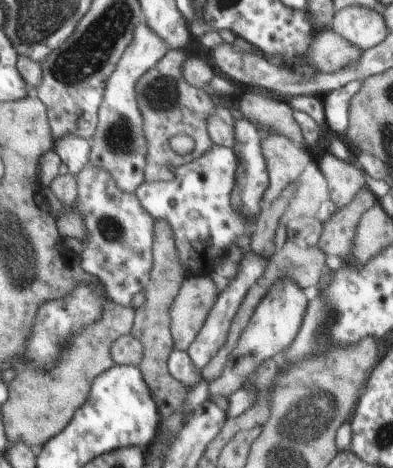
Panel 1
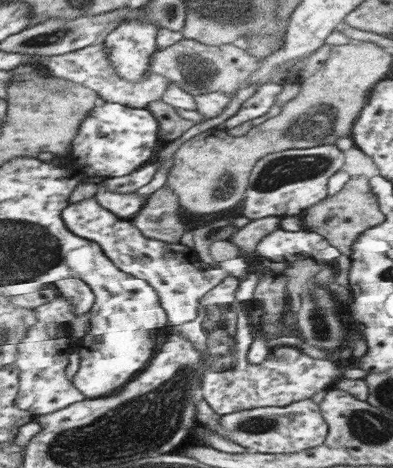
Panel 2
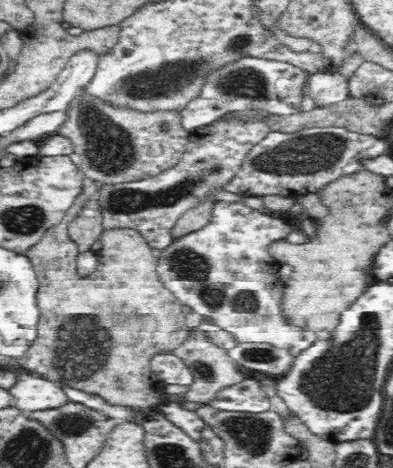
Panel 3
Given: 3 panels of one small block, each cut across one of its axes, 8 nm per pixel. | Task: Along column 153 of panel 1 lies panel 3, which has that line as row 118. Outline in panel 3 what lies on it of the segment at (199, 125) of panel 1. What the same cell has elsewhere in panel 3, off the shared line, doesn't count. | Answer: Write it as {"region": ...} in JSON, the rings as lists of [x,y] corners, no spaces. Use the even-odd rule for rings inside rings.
{"region":[[[82,92],[70,102],[68,110],[68,122],[56,134],[72,142],[78,168],[86,180],[104,186],[148,180],[174,168],[186,154],[190,132],[182,126],[180,112],[138,114],[124,108],[110,108],[110,104],[92,100]]]}

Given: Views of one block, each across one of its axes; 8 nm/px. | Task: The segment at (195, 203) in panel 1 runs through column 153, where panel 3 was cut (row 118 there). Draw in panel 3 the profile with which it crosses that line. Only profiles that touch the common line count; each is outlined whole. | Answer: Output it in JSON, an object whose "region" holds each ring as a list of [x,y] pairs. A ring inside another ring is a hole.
{"region":[[[242,58],[236,64],[228,64],[214,72],[200,96],[192,100],[182,114],[182,126],[192,132],[206,124],[212,124],[220,116],[240,114],[240,112],[270,112],[272,116],[294,116],[302,112],[304,86],[312,74],[288,62],[262,60],[262,58]]]}

